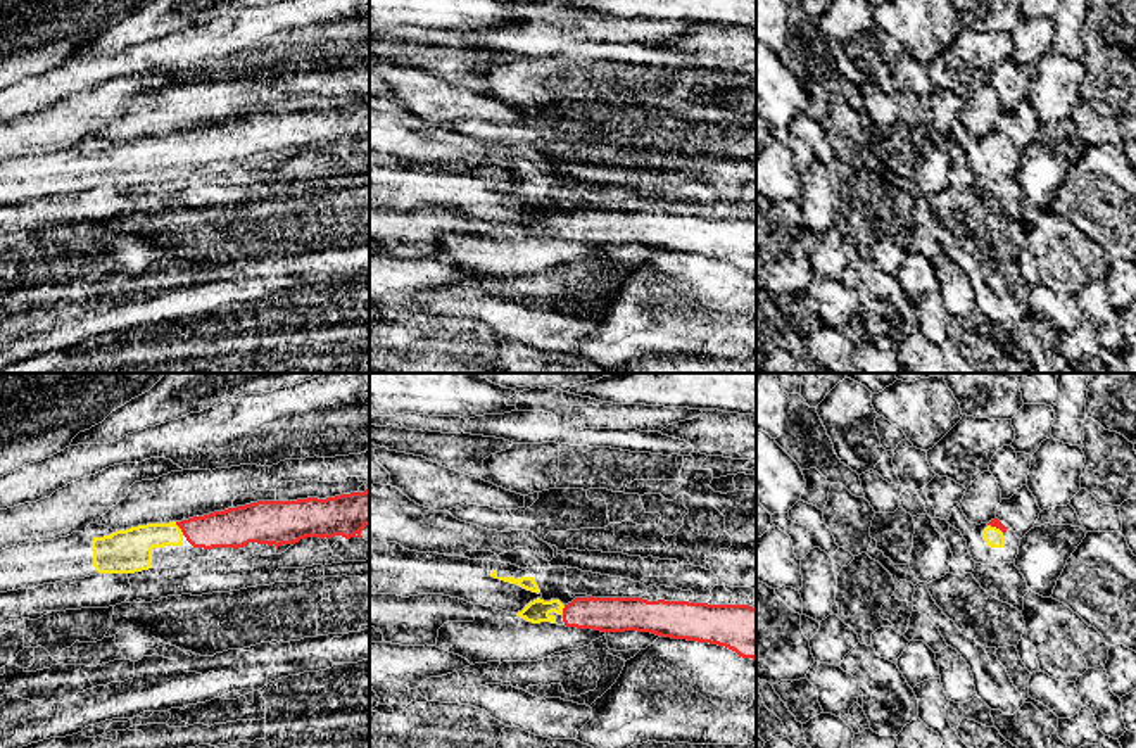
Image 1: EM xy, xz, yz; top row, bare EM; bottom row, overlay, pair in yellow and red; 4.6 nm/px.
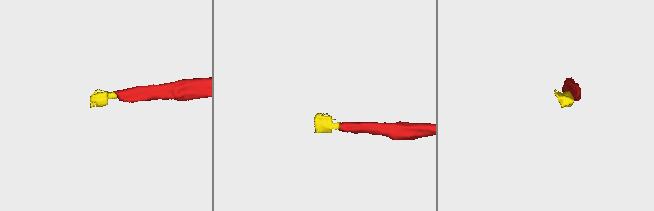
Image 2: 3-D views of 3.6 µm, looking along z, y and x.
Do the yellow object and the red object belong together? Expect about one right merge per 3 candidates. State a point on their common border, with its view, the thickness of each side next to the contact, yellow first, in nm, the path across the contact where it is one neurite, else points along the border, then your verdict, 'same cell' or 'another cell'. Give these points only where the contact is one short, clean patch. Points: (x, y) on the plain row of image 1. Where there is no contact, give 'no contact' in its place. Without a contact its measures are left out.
contact xy (180, 142); calibres 190 and 190 nm; way xy (132, 163), (144, 151), (180, 142), (233, 140); same cell

